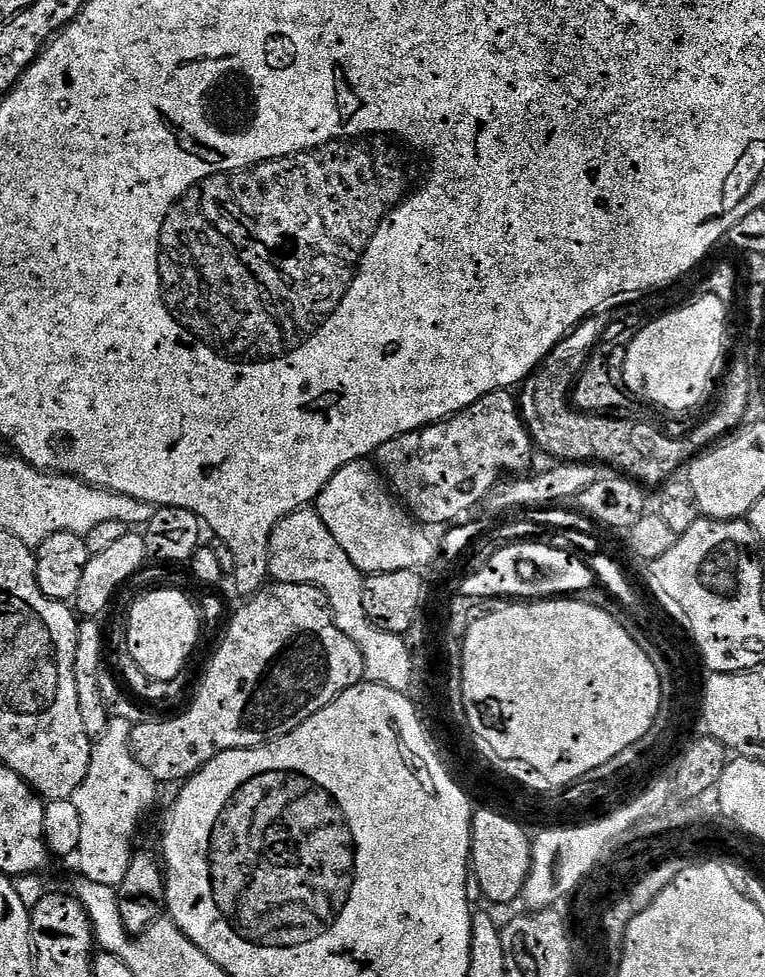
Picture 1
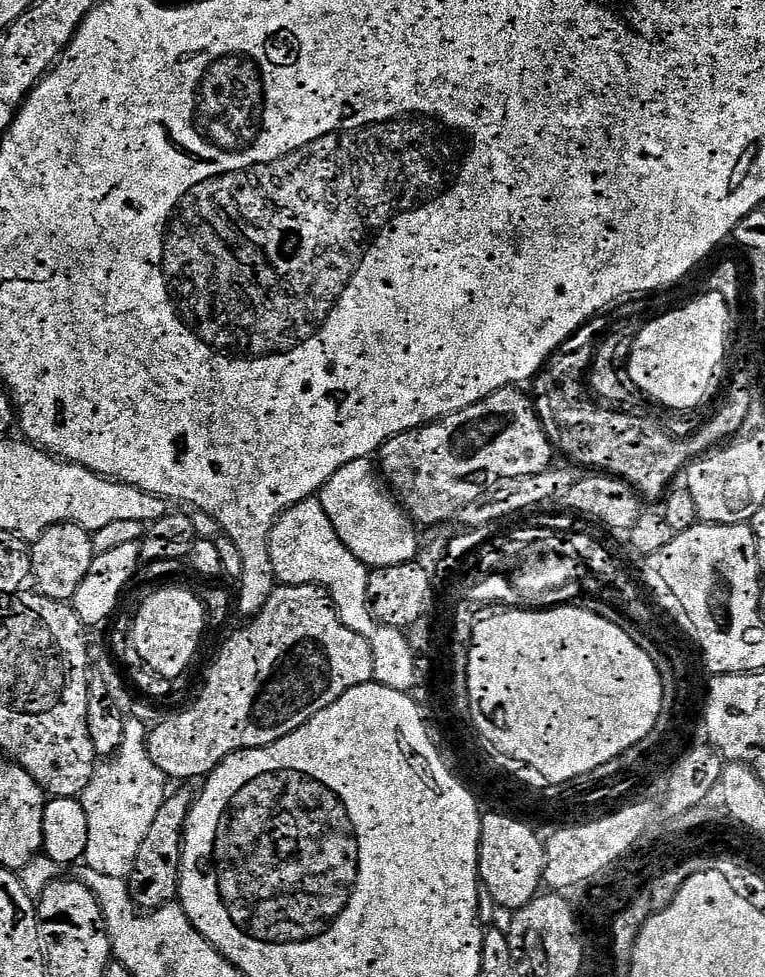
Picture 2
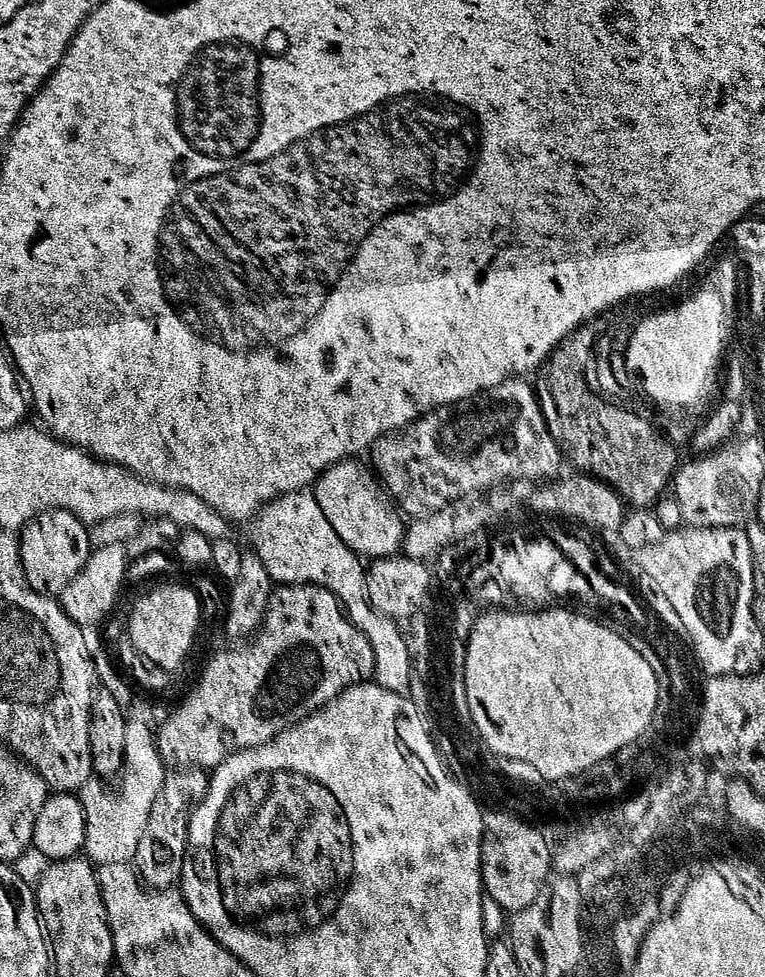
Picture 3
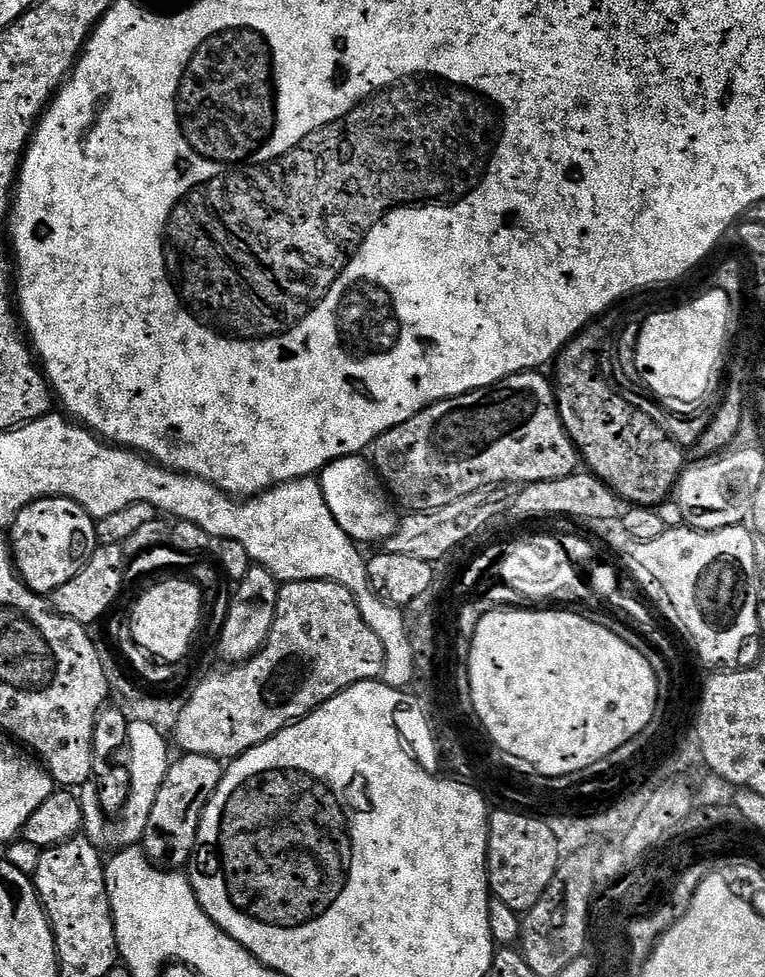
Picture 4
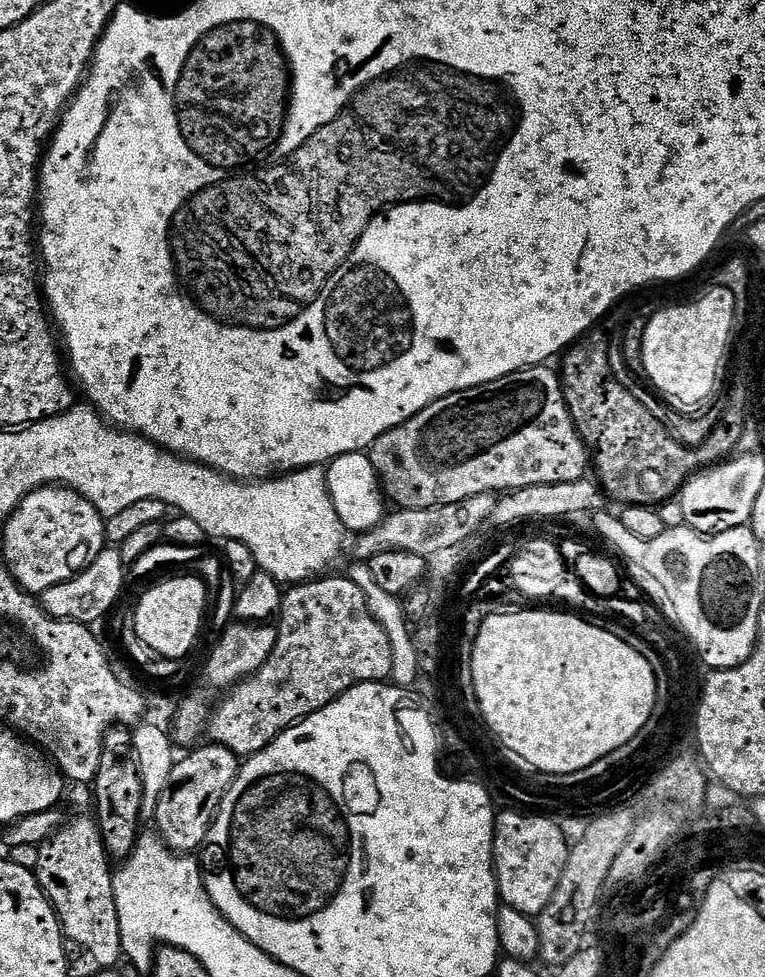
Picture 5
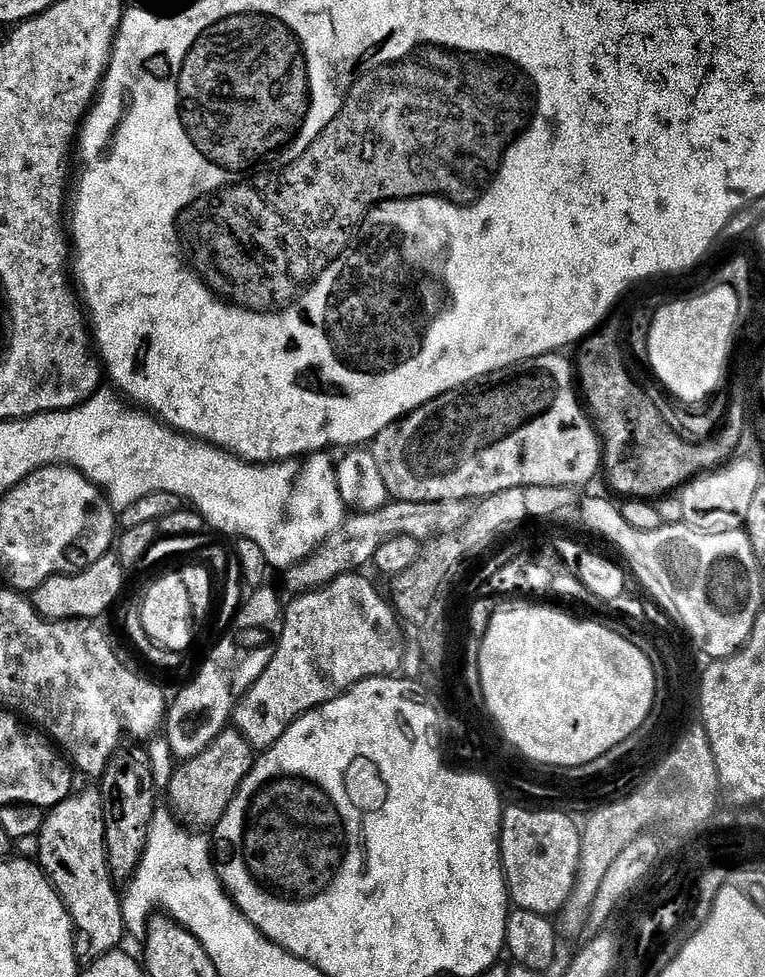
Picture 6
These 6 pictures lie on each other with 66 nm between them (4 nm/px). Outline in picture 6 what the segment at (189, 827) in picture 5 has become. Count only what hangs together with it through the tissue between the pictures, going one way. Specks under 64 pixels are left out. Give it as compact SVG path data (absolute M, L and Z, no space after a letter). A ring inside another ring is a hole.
M234 730L221 732L214 742L210 742L210 746L206 746L206 750L202 750L202 754L190 758L186 763L177 763L176 772L166 789L167 807L176 820L189 829L215 829L235 798L236 791L240 789L240 783L246 774L250 774L253 763L254 750L243 736Z

